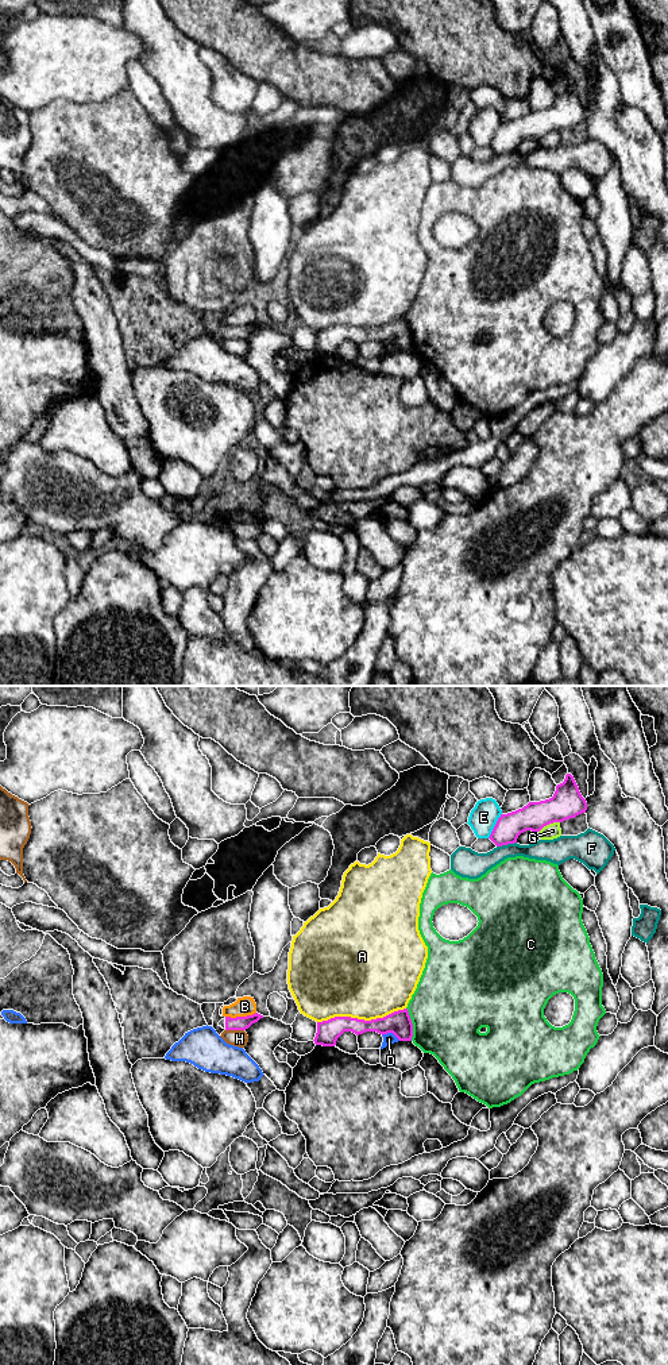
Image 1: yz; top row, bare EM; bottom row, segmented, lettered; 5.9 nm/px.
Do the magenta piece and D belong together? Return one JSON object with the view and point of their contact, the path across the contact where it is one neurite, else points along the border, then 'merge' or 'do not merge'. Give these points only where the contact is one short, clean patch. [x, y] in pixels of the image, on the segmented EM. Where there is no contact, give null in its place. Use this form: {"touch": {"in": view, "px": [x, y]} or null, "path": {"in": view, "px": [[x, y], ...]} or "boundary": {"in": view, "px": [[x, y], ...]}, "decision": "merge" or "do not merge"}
{"touch": {"in": "yz", "px": [392, 1032]}, "boundary": {"in": "yz", "px": [[382, 1034], [392, 1033], [400, 1040]]}, "decision": "do not merge"}

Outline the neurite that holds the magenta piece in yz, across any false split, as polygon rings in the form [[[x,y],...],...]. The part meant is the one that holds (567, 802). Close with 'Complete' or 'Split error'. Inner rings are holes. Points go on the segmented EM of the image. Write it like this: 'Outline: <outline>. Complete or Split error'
Outline: [[[567,774],[564,782],[556,786],[552,798],[529,802],[522,809],[501,814],[489,838],[497,847],[514,844],[518,836],[526,830],[540,832],[549,824],[575,818],[586,810],[586,799],[574,776]]]. Complete

